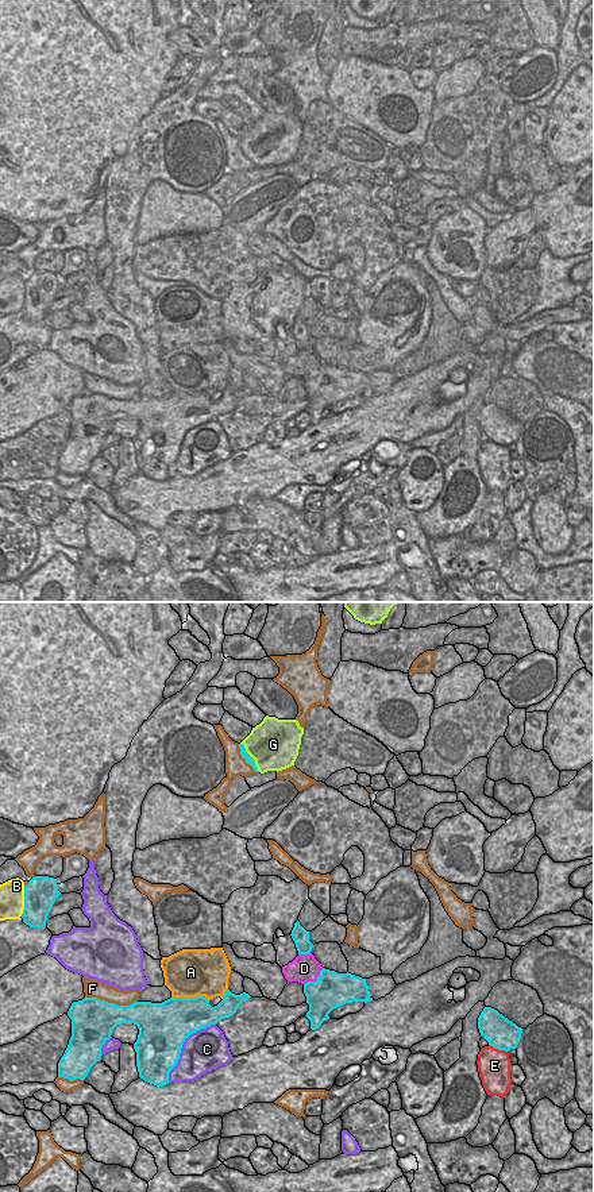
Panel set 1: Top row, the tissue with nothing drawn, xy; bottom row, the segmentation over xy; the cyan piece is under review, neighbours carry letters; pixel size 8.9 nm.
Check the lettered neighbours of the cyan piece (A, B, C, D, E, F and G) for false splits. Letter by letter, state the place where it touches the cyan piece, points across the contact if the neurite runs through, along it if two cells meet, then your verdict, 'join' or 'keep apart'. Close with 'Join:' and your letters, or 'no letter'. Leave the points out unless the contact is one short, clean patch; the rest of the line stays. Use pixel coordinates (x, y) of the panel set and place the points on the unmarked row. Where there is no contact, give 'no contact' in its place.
A: meets cyan in xy at (191, 393); keep apart
B: meets cyan in xy at (24, 296); keep apart
C: meets cyan in xy at (181, 442); keep apart
D: meets cyan in xy at (316, 375); keep apart
E: meets cyan in xy at (498, 444); keep apart
F: meets cyan in xy at (111, 398); keep apart
G: meets cyan in xy at (251, 153); border along xy (240, 138), (259, 166); keep apart
Join: no letter

